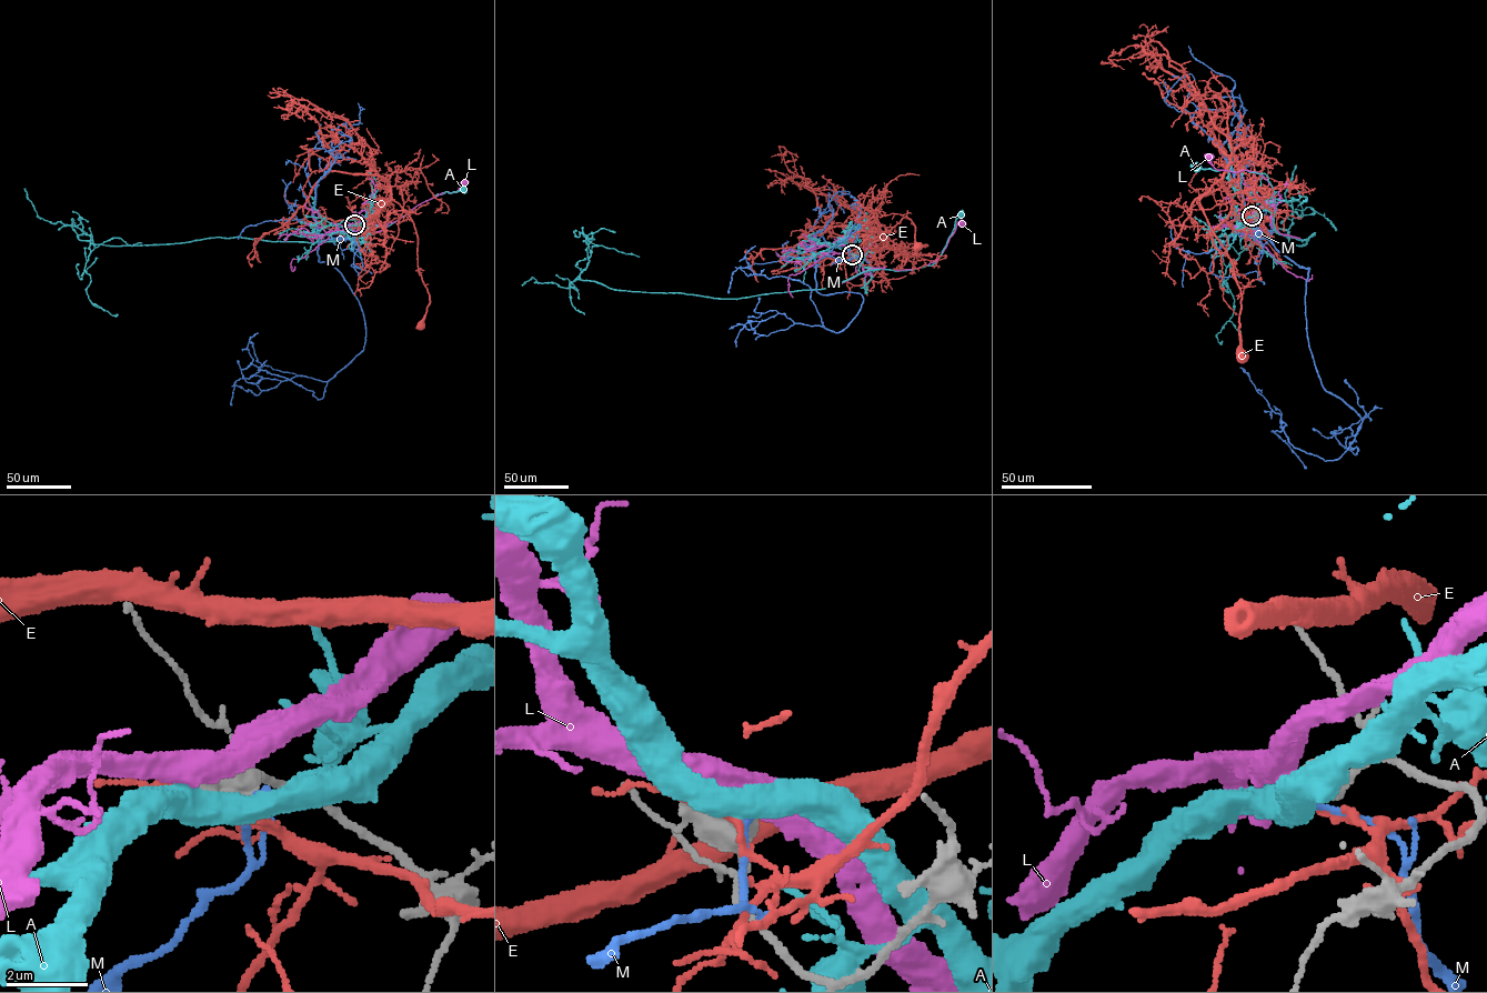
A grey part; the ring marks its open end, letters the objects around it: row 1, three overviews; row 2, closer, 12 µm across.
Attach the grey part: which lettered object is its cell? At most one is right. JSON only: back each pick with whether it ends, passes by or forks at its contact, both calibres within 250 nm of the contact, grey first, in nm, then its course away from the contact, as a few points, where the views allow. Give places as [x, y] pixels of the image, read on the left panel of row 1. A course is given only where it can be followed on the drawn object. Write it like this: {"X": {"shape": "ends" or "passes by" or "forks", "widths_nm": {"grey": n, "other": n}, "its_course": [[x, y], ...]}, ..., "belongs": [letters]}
{"belongs": []}

